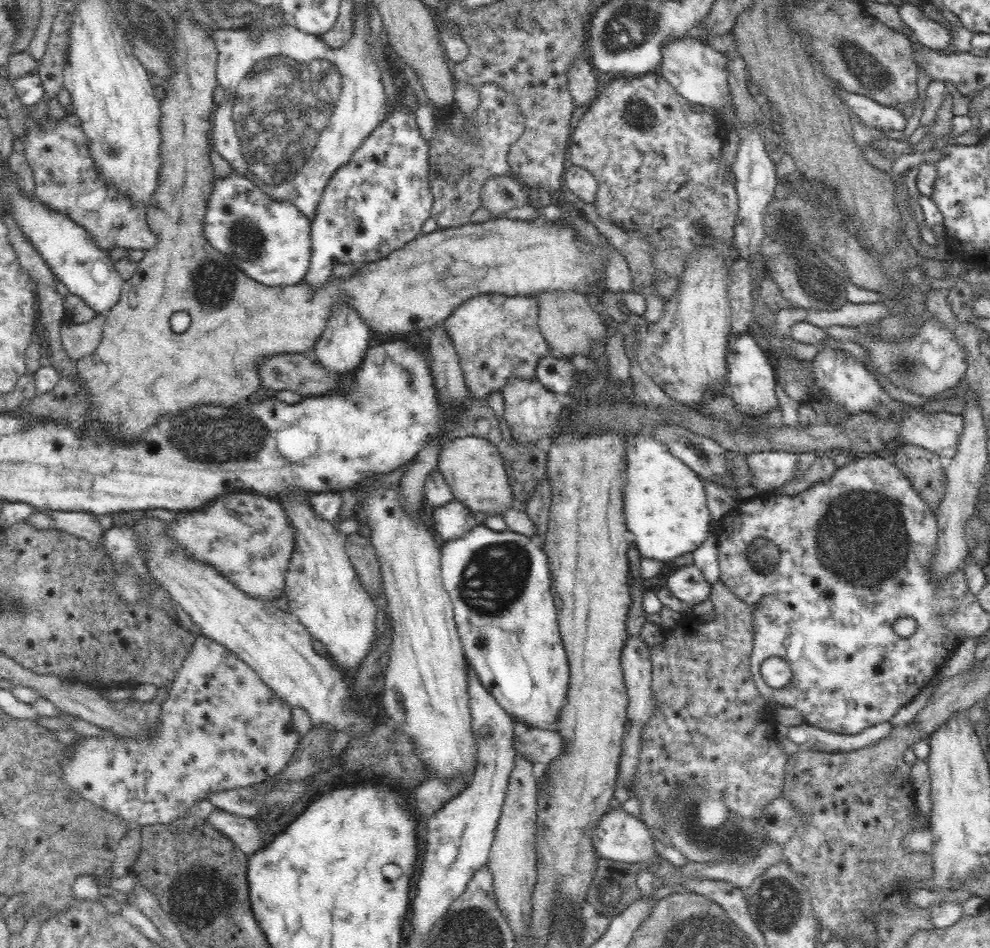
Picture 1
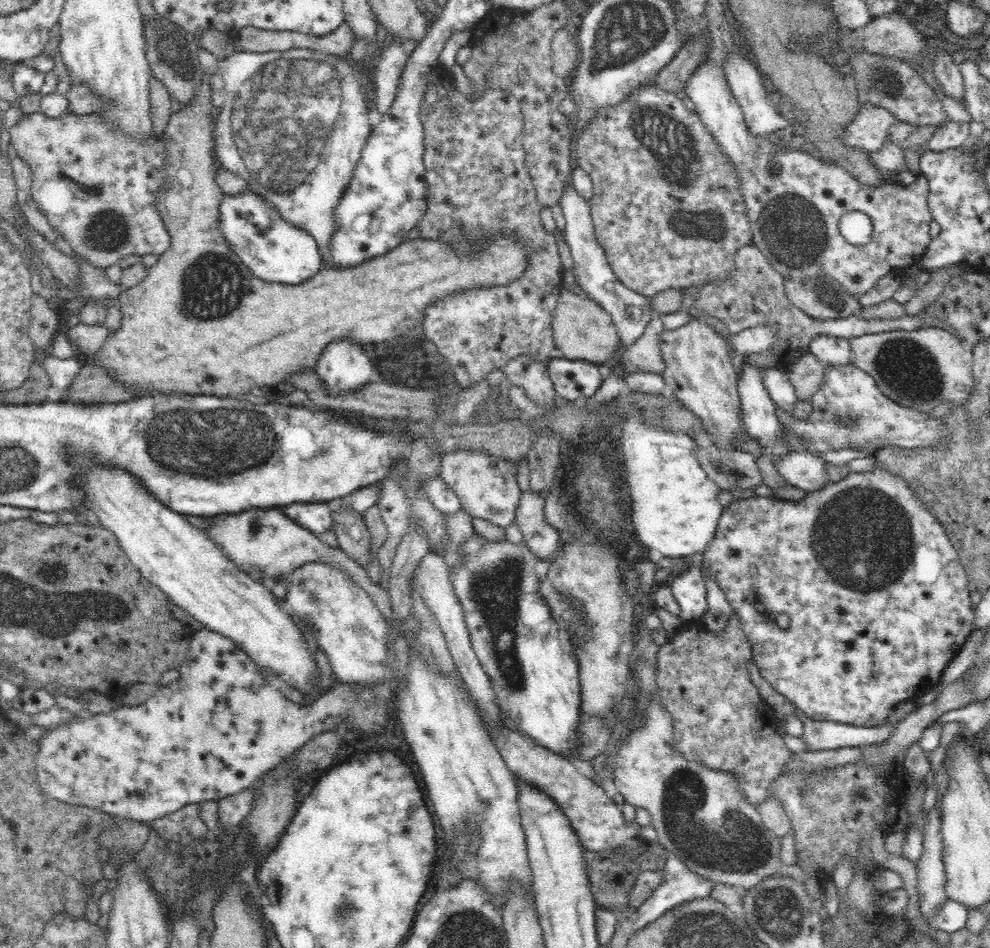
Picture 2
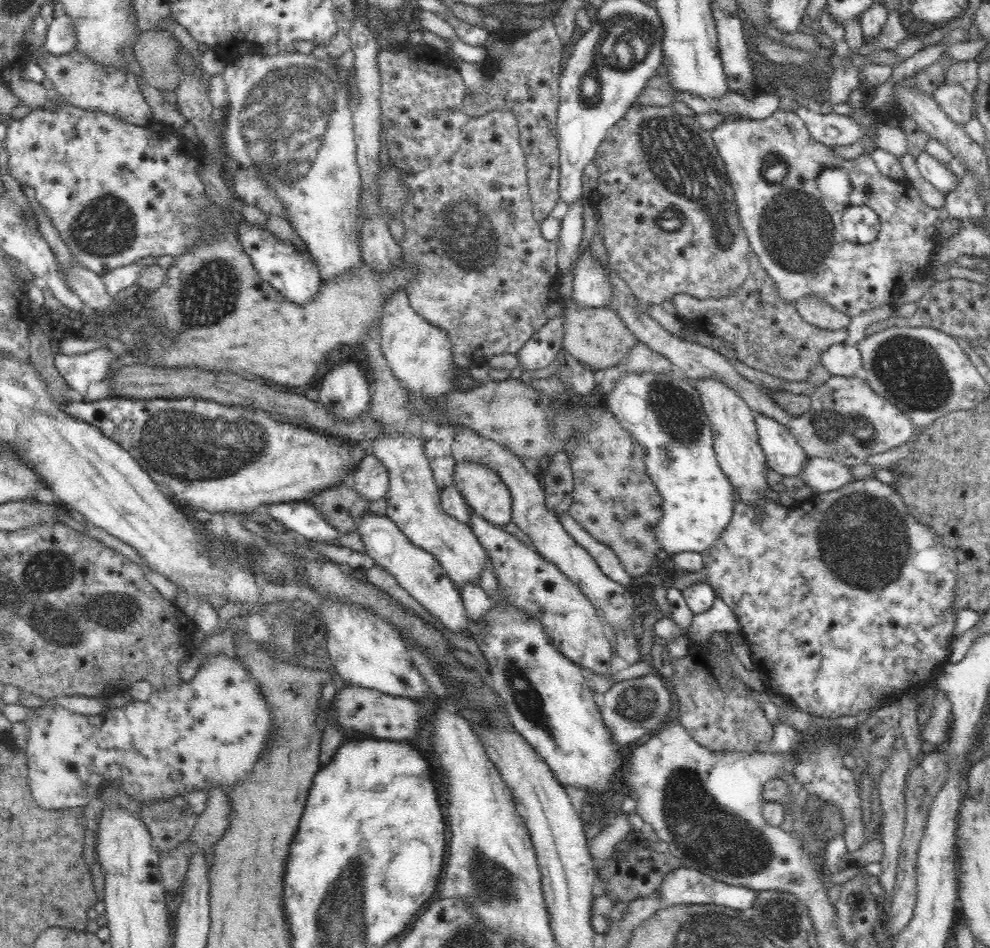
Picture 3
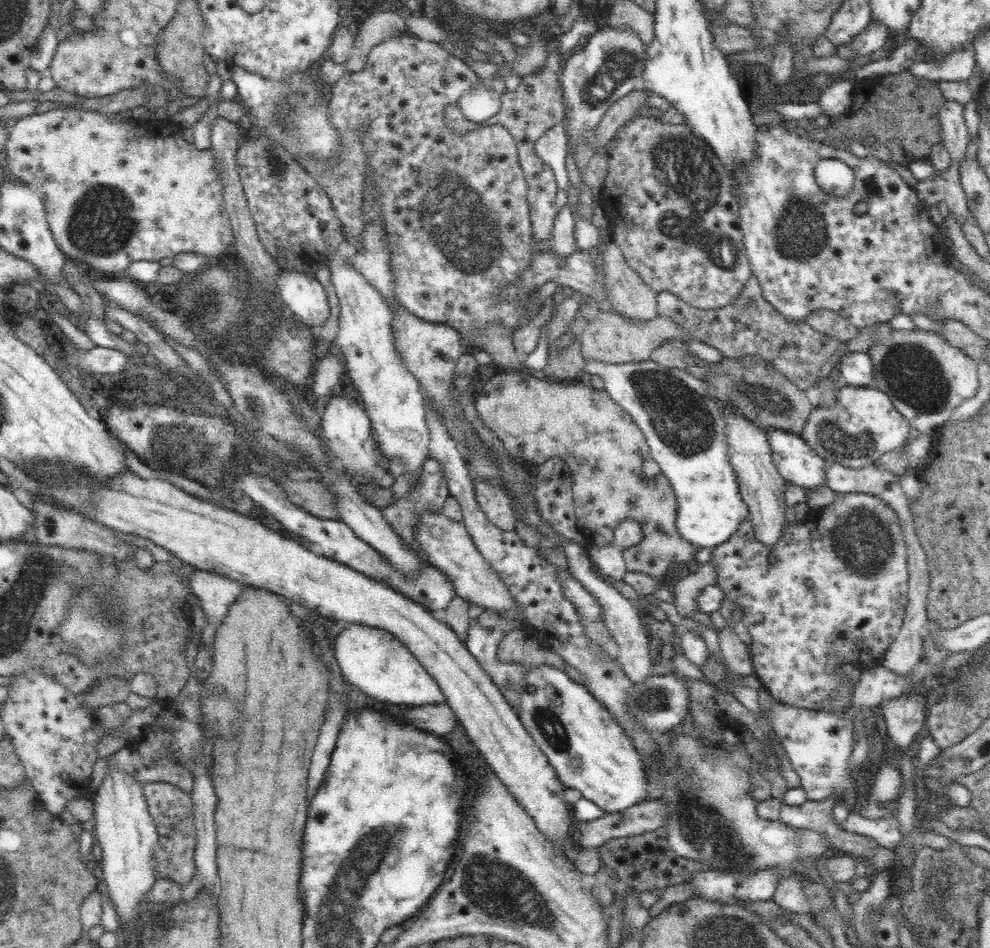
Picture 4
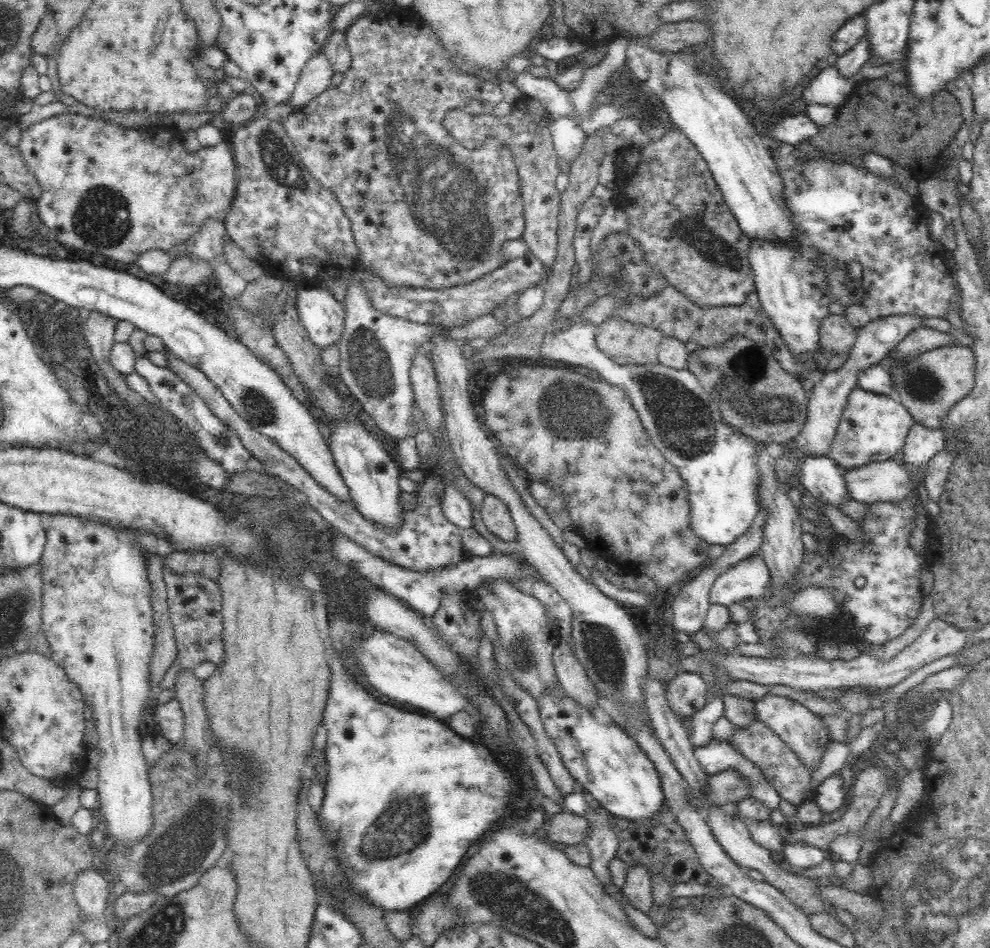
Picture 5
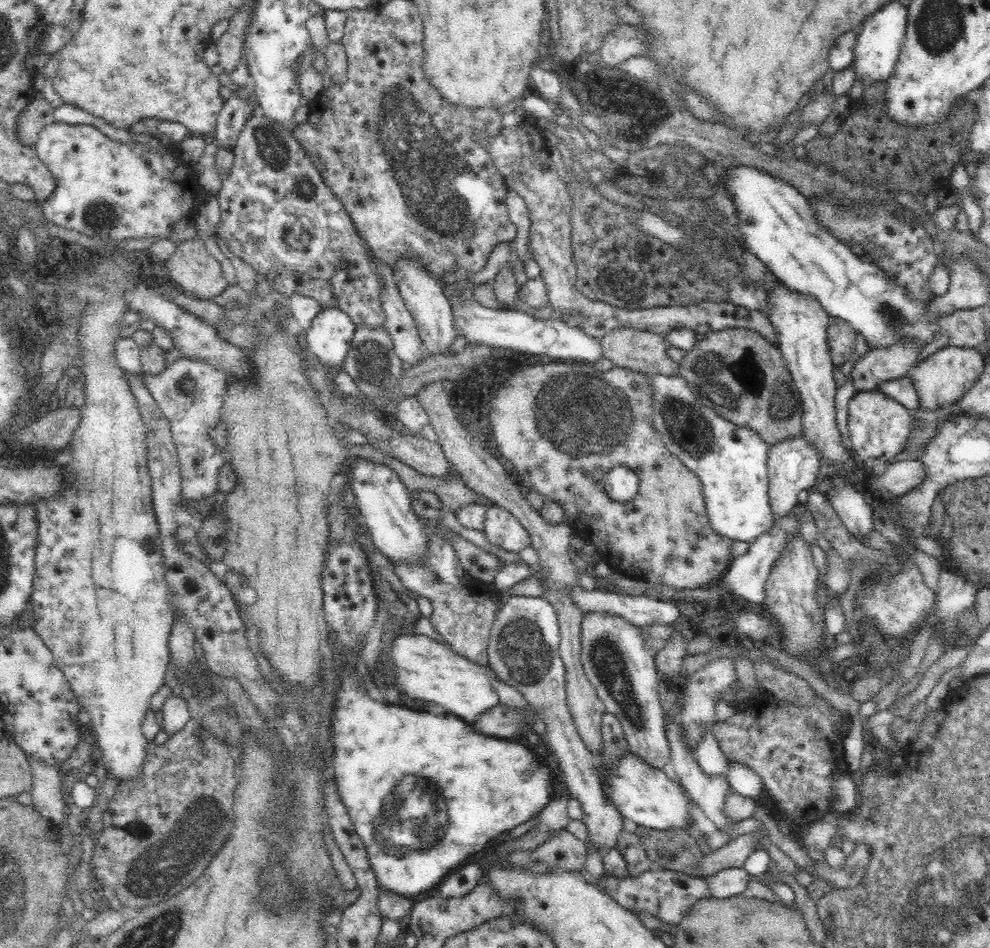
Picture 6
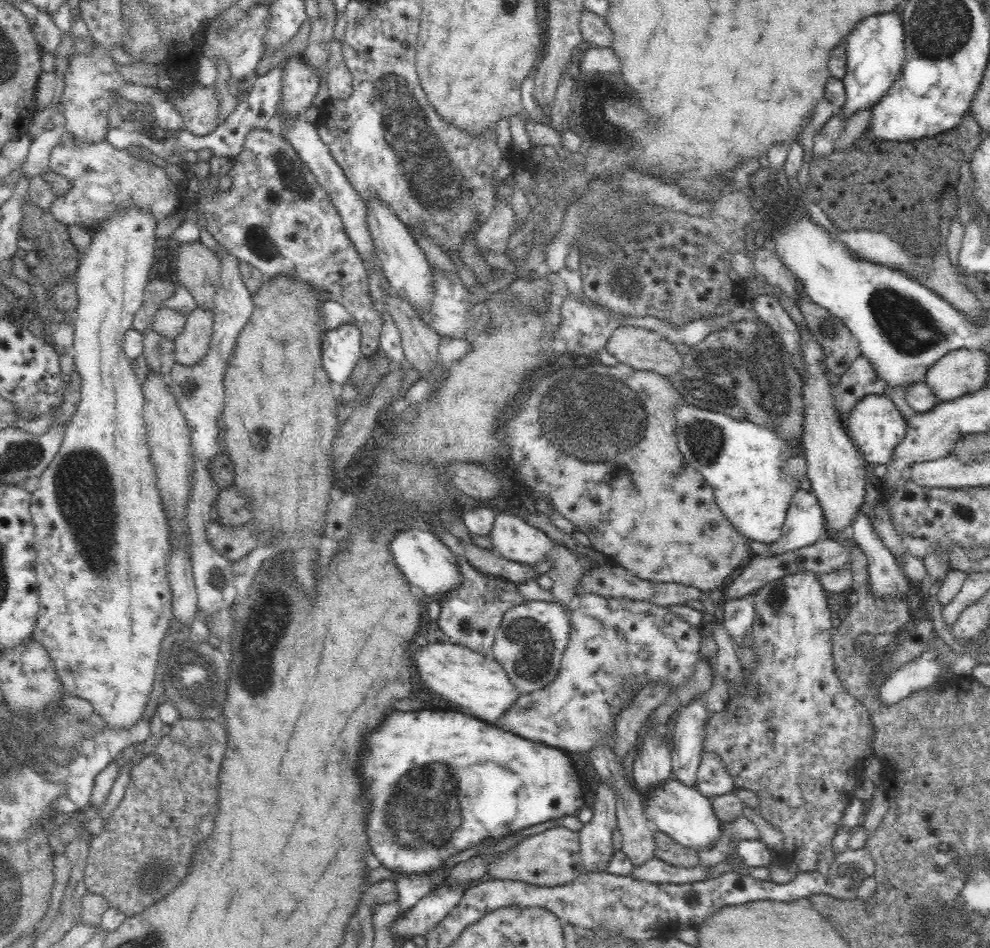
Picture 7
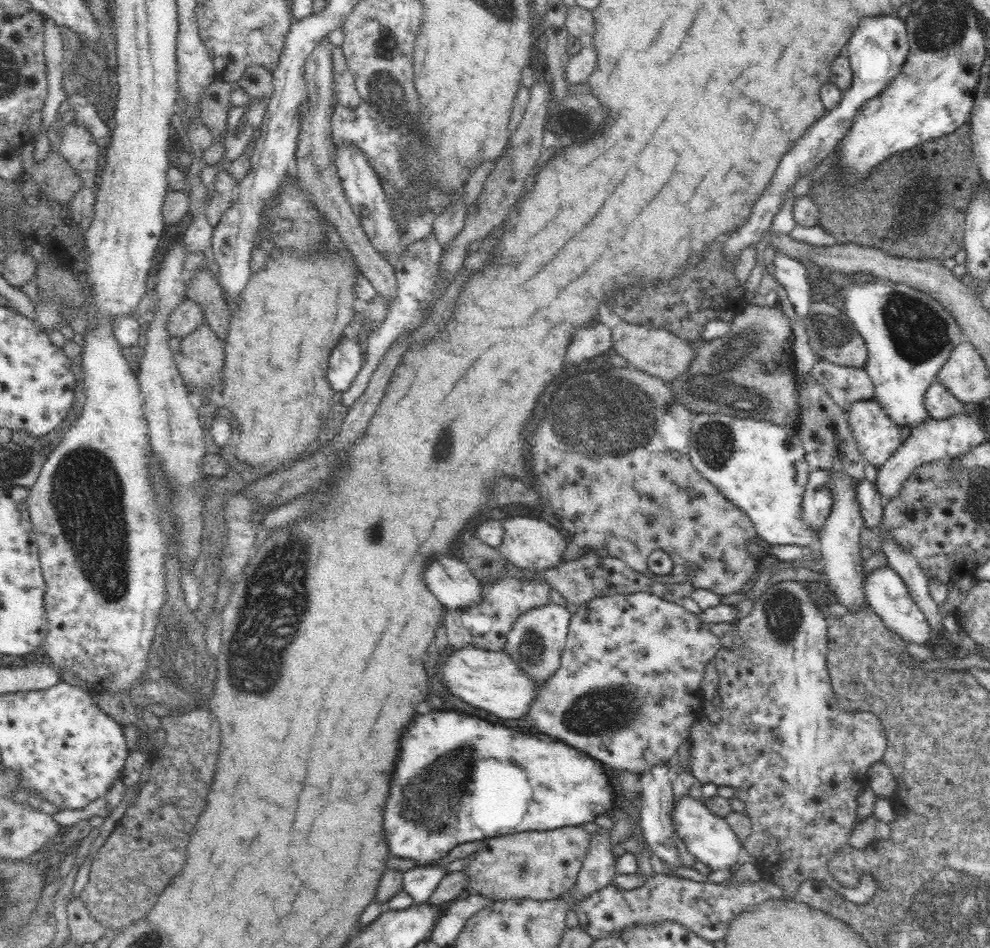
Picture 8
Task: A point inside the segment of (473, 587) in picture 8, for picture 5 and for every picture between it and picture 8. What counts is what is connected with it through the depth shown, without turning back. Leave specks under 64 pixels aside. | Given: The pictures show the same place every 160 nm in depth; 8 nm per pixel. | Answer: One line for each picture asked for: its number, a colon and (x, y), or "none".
5: (371, 473)
6: (383, 501)
7: (429, 566)

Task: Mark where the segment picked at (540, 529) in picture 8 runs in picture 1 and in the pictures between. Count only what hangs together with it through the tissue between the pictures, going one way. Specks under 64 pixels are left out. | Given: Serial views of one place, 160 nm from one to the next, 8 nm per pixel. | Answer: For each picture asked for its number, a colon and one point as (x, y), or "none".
1: (473, 467)
2: (486, 485)
3: (483, 490)
4: (493, 500)
5: (497, 517)
6: (501, 527)
7: (513, 538)

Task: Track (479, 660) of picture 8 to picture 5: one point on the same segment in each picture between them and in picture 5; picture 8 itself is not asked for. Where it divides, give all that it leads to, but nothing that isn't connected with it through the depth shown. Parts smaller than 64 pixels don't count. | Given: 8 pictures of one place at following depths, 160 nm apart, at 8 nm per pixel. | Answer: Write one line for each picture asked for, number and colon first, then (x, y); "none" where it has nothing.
5: (394, 667)
6: (423, 668)
7: (478, 683)

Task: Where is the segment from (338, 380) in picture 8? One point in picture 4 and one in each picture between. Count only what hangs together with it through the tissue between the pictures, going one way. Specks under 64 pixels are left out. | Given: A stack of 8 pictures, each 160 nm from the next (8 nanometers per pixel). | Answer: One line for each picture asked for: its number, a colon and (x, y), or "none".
4: (302, 293)
5: (322, 316)
6: (331, 331)
7: (341, 347)

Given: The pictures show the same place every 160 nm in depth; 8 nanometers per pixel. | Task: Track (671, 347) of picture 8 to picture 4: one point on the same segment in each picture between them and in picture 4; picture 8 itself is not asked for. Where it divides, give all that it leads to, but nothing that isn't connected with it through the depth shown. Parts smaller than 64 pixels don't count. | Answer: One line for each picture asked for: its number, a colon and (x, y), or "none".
4: (609, 337)
5: (626, 343)
6: (643, 351)
7: (647, 350)

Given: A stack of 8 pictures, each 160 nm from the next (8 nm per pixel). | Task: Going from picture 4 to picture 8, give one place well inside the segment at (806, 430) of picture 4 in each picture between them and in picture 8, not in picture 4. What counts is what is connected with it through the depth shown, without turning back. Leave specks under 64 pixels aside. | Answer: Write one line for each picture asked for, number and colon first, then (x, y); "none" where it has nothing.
5: (873, 427)
6: (879, 426)
7: (876, 426)
8: (878, 436)

